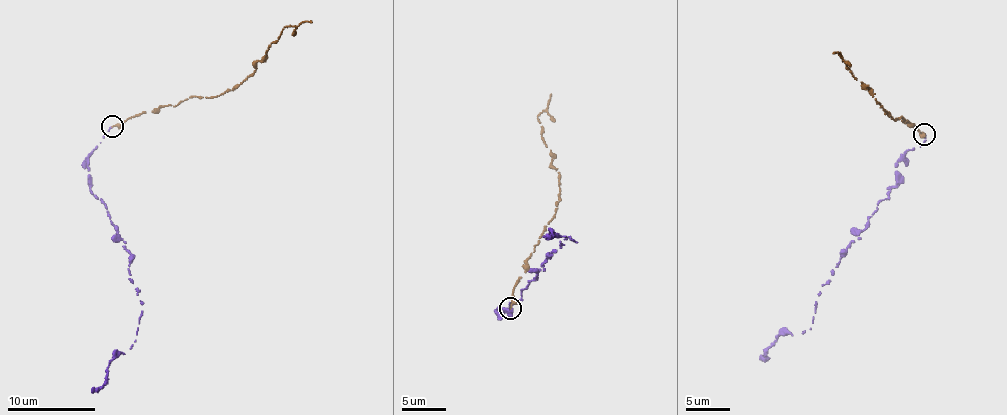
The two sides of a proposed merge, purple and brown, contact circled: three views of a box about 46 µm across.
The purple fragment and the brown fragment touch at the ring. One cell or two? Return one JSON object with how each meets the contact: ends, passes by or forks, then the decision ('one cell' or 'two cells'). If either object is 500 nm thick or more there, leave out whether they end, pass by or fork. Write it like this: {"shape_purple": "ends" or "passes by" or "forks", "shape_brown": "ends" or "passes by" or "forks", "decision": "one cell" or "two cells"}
{"shape_purple": "ends", "shape_brown": "ends", "decision": "two cells"}

